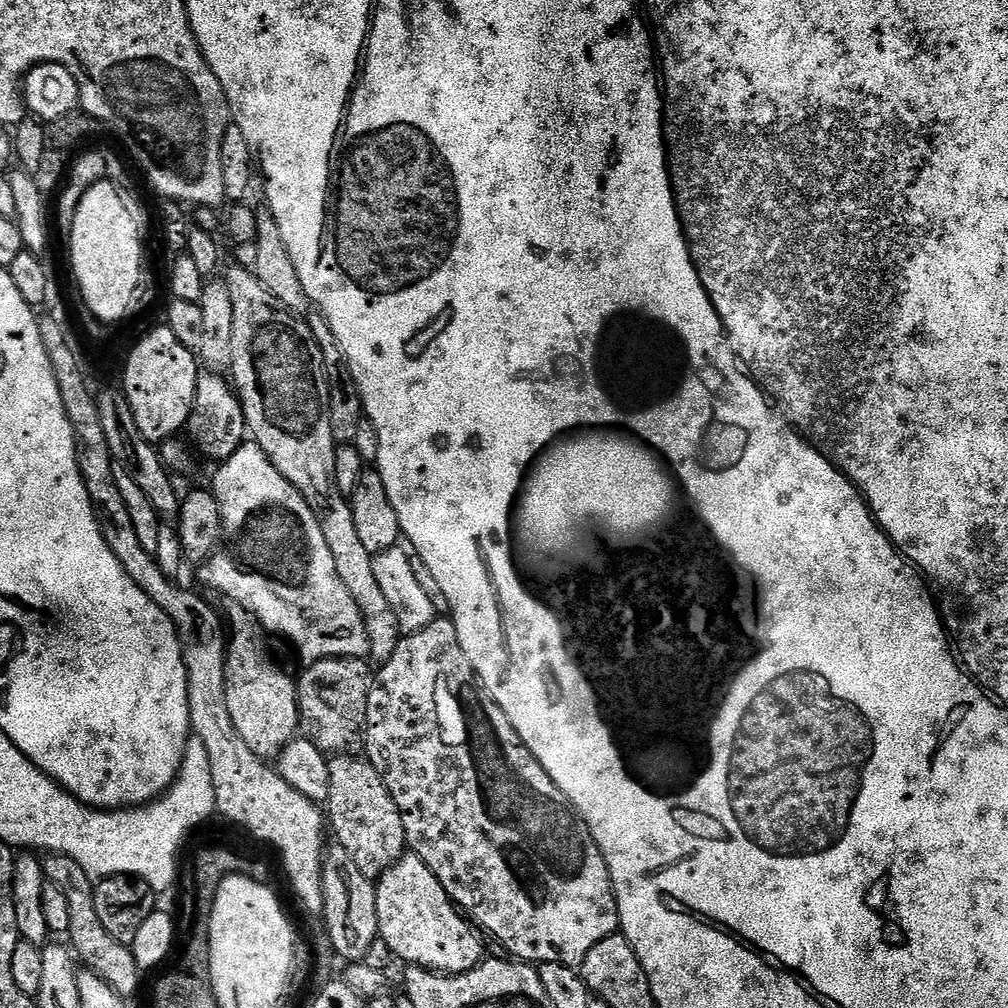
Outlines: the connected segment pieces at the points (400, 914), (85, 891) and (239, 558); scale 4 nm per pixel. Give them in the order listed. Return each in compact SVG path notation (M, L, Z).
M415 854L405 855L399 864L386 869L383 876L375 881L375 886L379 939L384 940L386 946L390 946L397 961L405 960L405 965L427 968L429 972L443 972L445 976L457 976L484 963L486 944L484 940L480 941L481 933L461 915L444 887L438 882L438 878L434 878L432 871Z
M49 855L43 861L43 866L47 883L58 886L58 890L66 894L66 902L70 905L70 930L66 936L67 939L72 939L70 948L78 957L79 963L95 976L101 976L118 995L132 998L140 988L142 970L136 964L131 947L106 934L106 926L102 926L94 907L93 877L88 876L86 870L82 870L82 866L78 866L78 862L69 856Z
M255 442L245 443L230 459L223 461L217 468L220 469L217 470L216 477L213 478L212 484L210 484L210 490L218 498L218 506L222 510L224 538L220 549L215 555L199 567L198 572L200 572L201 582L210 589L228 597L226 599L229 601L247 608L267 633L271 635L274 633L288 638L294 644L305 665L316 664L324 659L339 659L342 657L365 659L369 655L369 651L364 619L350 594L350 590L346 590L342 578L338 578L338 570L334 563L334 556L330 551L330 546L327 545L326 534L323 533L321 523L318 522L317 515L314 514L308 500L303 498L301 492L288 479L282 477L281 472L270 462L269 456Z

